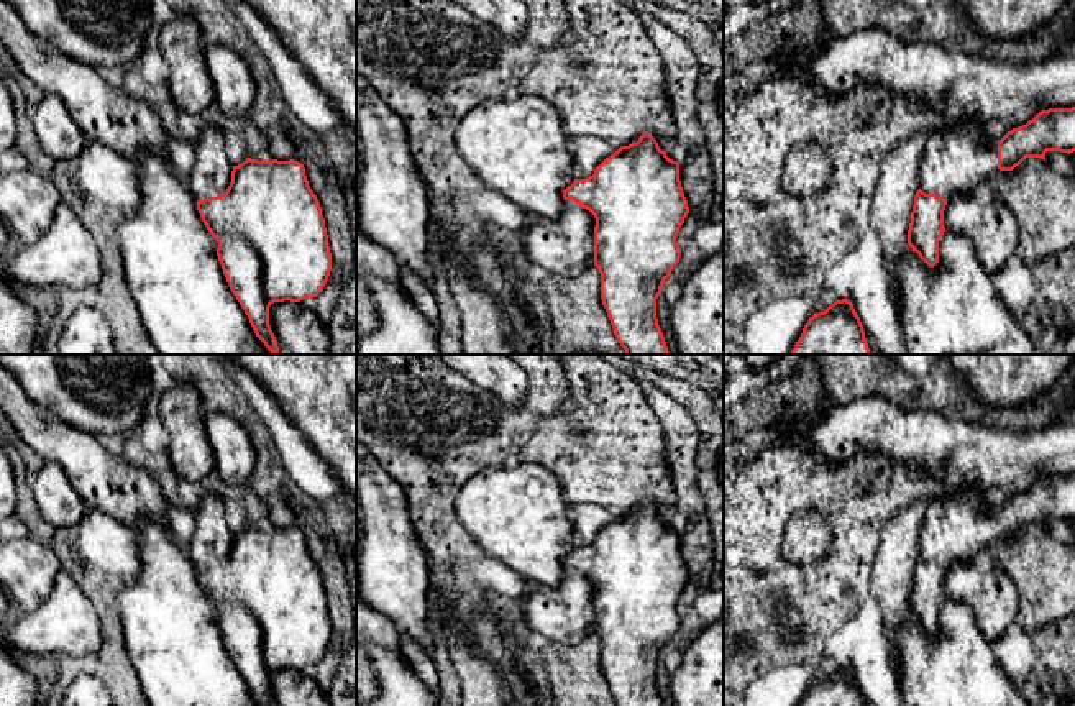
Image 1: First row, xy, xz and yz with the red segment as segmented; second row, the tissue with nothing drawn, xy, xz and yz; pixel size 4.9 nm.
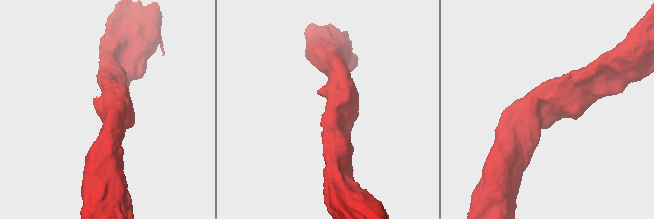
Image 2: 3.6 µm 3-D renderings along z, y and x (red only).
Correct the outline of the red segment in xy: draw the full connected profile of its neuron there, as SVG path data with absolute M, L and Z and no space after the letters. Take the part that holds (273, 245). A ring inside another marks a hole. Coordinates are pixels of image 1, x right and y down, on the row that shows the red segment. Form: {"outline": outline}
{"outline": "M205 117L187 187L218 243L233 296L256 337L277 355L269 307L317 297L332 271L325 218L304 164L246 158L233 166L223 131Z"}

